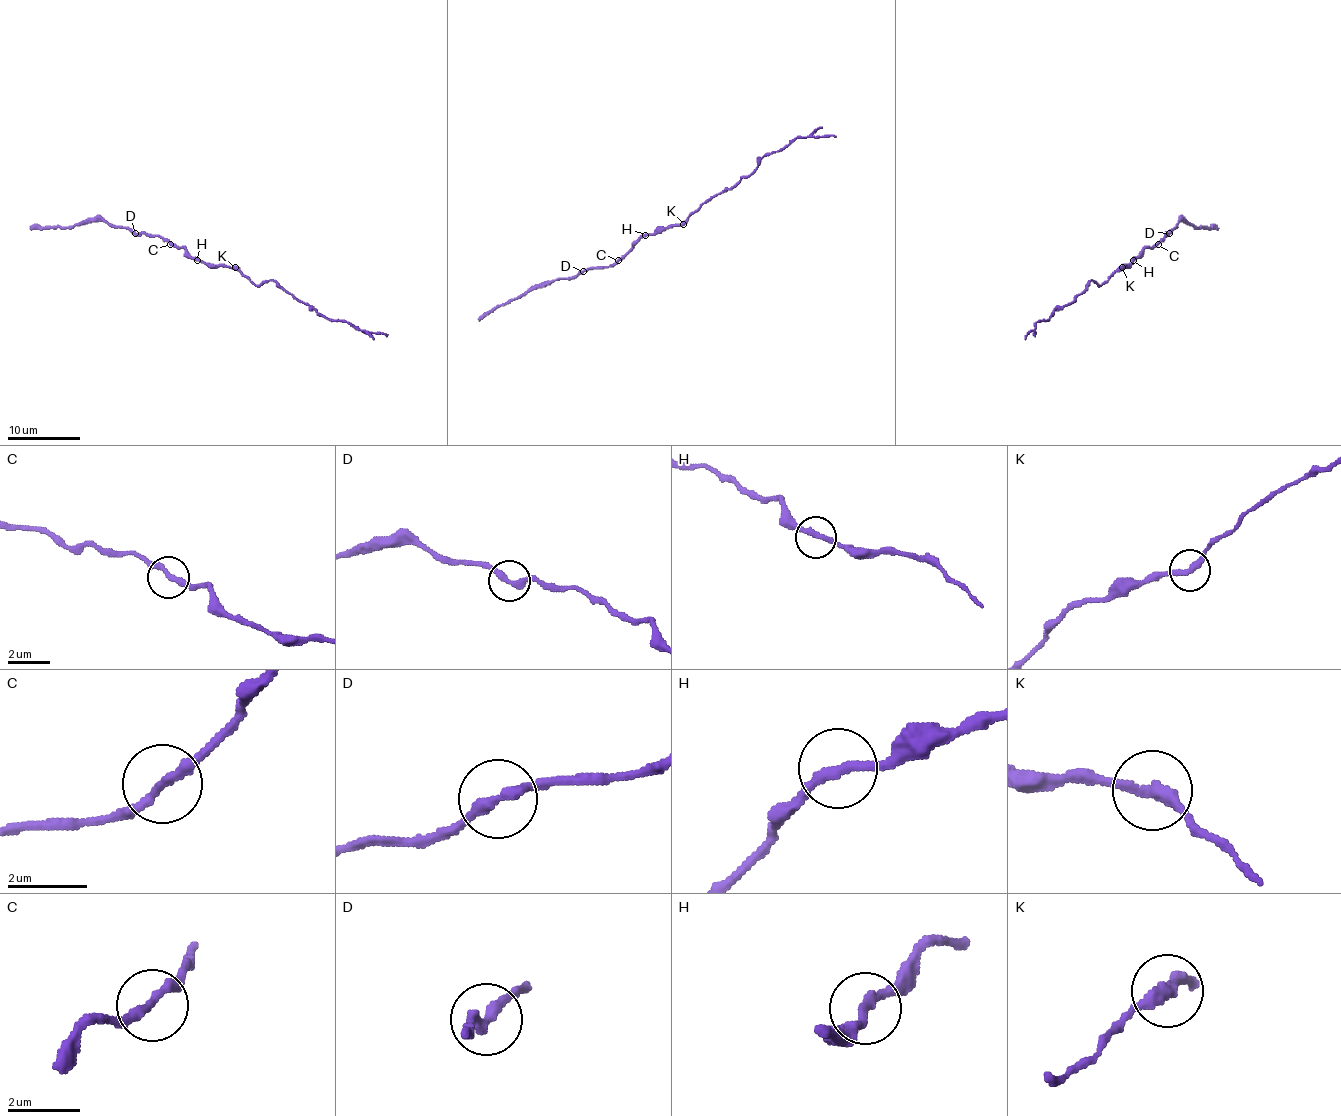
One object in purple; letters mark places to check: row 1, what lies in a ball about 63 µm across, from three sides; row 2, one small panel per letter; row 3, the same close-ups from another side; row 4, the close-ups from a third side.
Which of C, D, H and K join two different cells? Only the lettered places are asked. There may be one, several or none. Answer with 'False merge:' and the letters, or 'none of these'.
False merge: K

